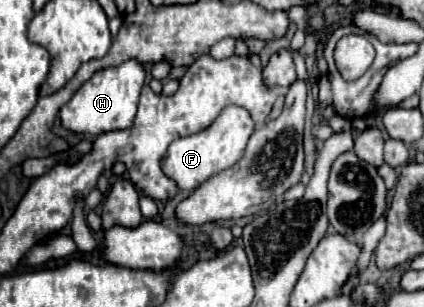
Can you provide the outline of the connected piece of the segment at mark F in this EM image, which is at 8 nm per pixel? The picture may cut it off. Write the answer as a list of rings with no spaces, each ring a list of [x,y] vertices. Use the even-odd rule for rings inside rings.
[[[236,105],[224,107],[222,113],[216,117],[216,121],[210,127],[206,127],[200,133],[194,133],[194,135],[188,135],[188,137],[182,137],[182,139],[176,139],[174,143],[170,143],[166,157],[162,159],[162,171],[170,179],[174,179],[182,191],[194,191],[210,175],[216,175],[218,171],[224,171],[224,169],[232,167],[234,163],[238,163],[238,159],[244,155],[246,143],[254,131],[254,127],[256,127],[256,123],[244,107],[236,107]]]

